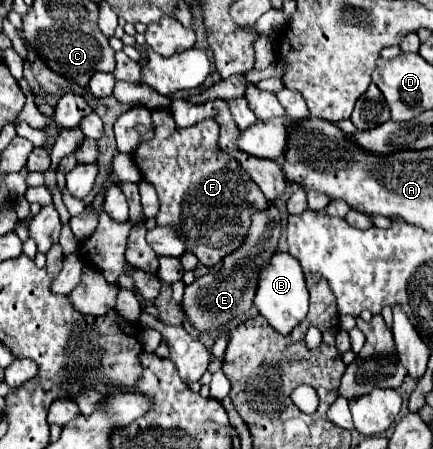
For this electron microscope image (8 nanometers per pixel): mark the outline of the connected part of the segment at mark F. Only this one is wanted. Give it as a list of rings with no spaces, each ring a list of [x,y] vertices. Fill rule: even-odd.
[[[153,110],[153,138],[147,142],[141,142],[133,152],[133,162],[137,164],[141,178],[149,182],[159,196],[159,212],[157,212],[157,224],[173,226],[179,240],[185,244],[189,252],[197,256],[197,260],[203,266],[215,266],[223,260],[225,254],[233,252],[237,244],[241,244],[241,236],[245,236],[251,220],[251,212],[257,212],[257,208],[265,208],[267,200],[263,192],[257,188],[245,172],[241,172],[239,164],[225,156],[217,148],[217,136],[219,136],[219,124],[215,120],[203,120],[189,128],[177,128],[173,124],[173,116],[169,110]]]

